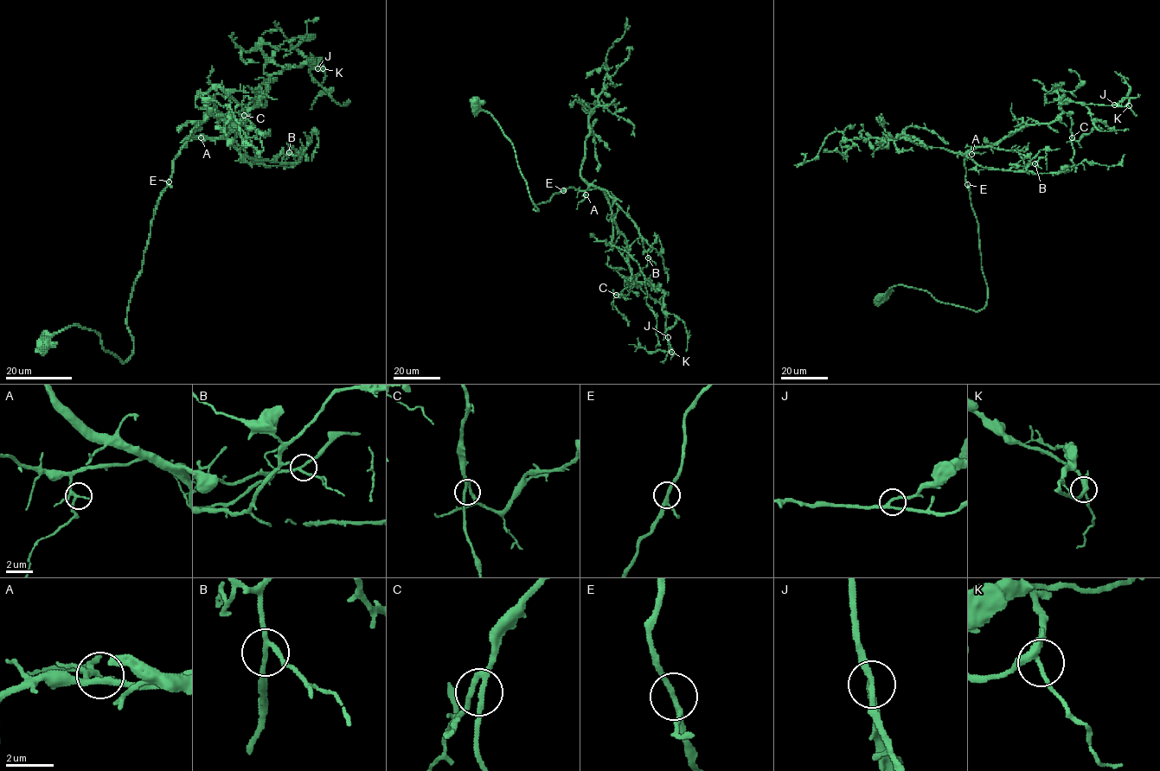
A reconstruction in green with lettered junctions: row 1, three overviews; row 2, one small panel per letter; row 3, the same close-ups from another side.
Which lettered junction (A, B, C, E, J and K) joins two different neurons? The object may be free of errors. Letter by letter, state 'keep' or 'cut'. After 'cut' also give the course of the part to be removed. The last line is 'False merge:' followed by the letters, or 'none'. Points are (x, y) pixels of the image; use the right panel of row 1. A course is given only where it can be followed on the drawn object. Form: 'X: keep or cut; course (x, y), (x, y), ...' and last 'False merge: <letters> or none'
A: keep
B: keep
C: keep
E: keep
J: keep
K: keep
False merge: none

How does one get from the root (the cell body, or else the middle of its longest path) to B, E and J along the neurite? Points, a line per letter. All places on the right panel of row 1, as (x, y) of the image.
B: (881, 299), (903, 285), (980, 310), (988, 290), (965, 154), (990, 168), (1018, 170), (1035, 163)
E: (881, 299), (890, 288), (903, 285), (976, 311), (985, 306), (988, 290), (967, 184)
J: (881, 299), (903, 285), (980, 310), (988, 290), (965, 154), (1052, 123), (1067, 99), (1114, 105)

